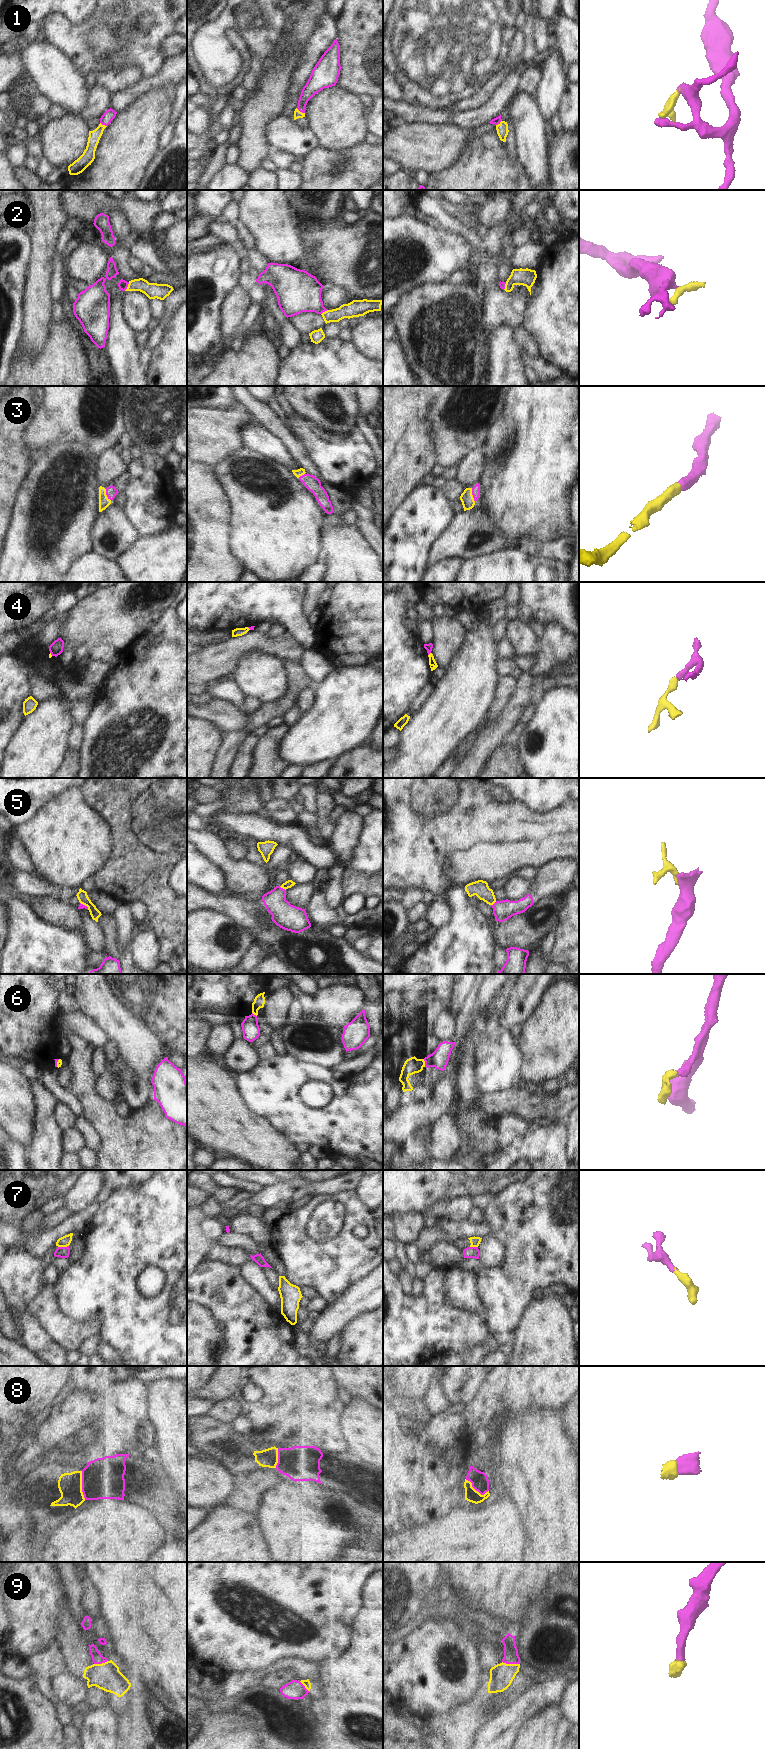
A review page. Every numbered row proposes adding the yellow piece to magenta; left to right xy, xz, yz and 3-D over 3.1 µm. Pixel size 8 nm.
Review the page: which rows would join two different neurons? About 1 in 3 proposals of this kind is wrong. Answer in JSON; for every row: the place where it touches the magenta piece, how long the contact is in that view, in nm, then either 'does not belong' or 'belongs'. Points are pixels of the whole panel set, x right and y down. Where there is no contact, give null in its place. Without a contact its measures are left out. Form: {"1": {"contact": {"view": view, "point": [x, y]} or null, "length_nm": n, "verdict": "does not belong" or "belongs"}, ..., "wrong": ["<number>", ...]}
{"1": {"contact": {"view": "xz", "point": [300, 111]}, "length_nm": 80, "verdict": "belongs"}, "2": {"contact": {"view": "xy", "point": [127, 286]}, "length_nm": 80, "verdict": "belongs"}, "3": {"contact": {"view": "yz", "point": [472, 494]}, "length_nm": 120, "verdict": "belongs"}, "4": {"contact": {"view": "yz", "point": [429, 653]}, "length_nm": 40, "verdict": "does not belong"}, "5": {"contact": {"view": "xz", "point": [282, 888]}, "length_nm": 70, "verdict": "does not belong"}, "6": {"contact": {"view": "yz", "point": [425, 1063]}, "length_nm": 70, "verdict": "does not belong"}, "7": {"contact": {"view": "xy", "point": [63, 1247]}, "length_nm": 90, "verdict": "does not belong"}, "8": {"contact": {"view": "xy", "point": [82, 1485]}, "length_nm": 240, "verdict": "belongs"}, "9": {"contact": {"view": "yz", "point": [511, 1663]}, "length_nm": 150, "verdict": "belongs"}, "wrong": ["4", "5", "6", "7"]}

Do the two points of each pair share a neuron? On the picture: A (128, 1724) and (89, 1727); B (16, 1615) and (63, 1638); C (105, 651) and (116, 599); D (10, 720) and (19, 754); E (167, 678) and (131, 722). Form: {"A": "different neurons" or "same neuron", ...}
{"A": "different neurons", "B": "different neurons", "C": "different neurons", "D": "different neurons", "E": "same neuron"}

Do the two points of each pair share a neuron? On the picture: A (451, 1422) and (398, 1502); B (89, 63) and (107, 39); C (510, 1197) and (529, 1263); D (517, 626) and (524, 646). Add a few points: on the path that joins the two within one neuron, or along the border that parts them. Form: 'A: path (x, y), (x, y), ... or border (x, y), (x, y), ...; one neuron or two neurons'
A: path (440, 1442), (440, 1447), (405, 1482); one neuron
B: path (89, 57), (101, 45); one neuron
C: path (515, 1213), (516, 1226), (529, 1239), (529, 1247); one neuron
D: path (518, 631), (524, 641); one neuron

